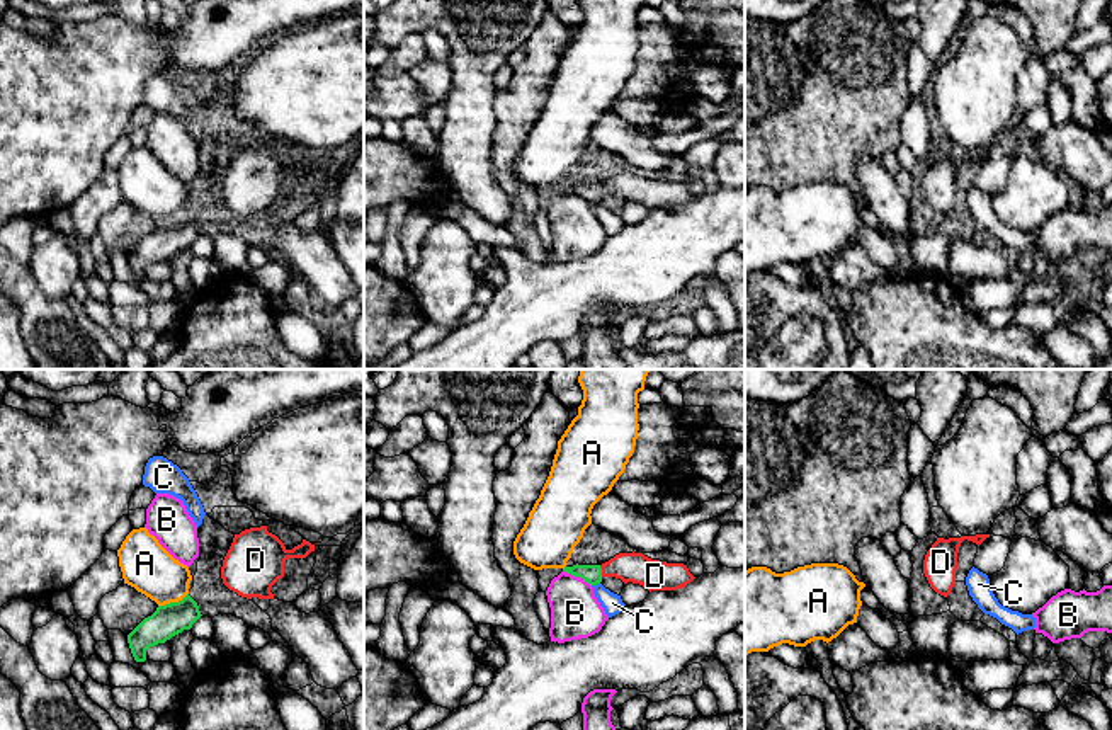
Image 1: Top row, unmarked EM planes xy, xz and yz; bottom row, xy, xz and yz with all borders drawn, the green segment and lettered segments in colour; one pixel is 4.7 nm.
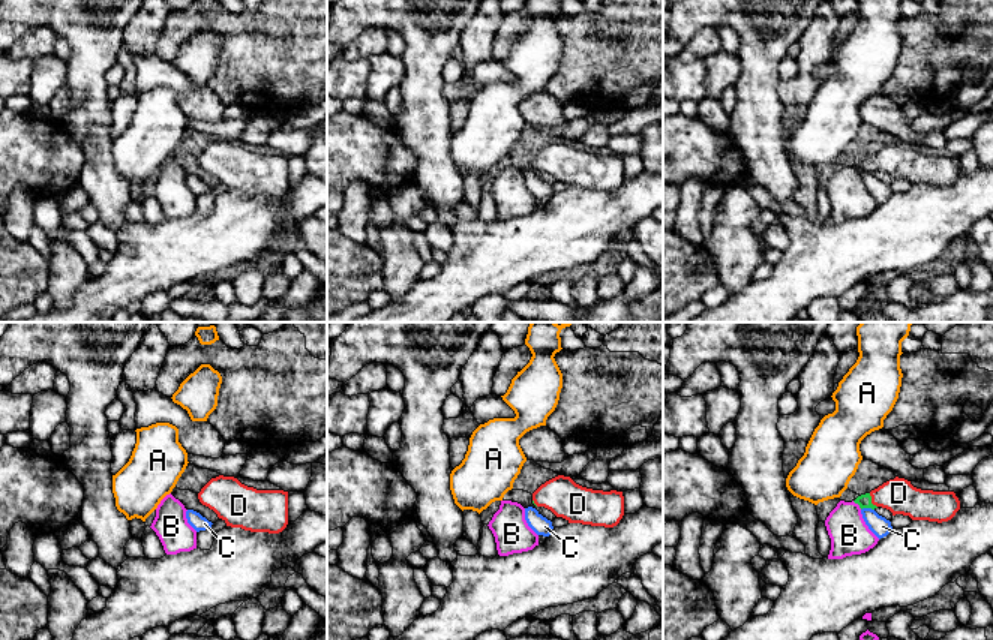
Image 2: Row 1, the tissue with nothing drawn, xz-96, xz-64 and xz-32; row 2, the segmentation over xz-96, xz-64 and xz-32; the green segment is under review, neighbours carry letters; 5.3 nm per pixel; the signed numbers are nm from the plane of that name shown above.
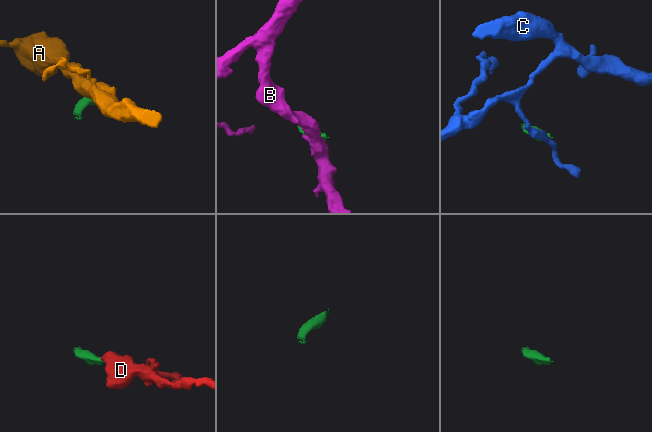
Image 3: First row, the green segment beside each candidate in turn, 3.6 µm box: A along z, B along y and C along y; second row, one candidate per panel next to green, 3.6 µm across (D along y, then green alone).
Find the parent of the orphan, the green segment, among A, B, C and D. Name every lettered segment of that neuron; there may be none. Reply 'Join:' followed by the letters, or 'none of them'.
Join: D

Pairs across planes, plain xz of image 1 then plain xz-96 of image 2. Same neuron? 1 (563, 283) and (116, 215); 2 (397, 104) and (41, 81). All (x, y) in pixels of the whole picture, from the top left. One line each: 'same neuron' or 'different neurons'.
1: different neurons
2: different neurons

